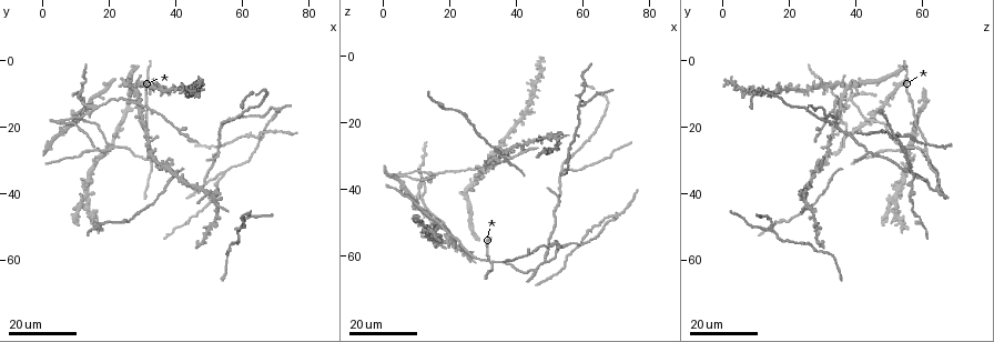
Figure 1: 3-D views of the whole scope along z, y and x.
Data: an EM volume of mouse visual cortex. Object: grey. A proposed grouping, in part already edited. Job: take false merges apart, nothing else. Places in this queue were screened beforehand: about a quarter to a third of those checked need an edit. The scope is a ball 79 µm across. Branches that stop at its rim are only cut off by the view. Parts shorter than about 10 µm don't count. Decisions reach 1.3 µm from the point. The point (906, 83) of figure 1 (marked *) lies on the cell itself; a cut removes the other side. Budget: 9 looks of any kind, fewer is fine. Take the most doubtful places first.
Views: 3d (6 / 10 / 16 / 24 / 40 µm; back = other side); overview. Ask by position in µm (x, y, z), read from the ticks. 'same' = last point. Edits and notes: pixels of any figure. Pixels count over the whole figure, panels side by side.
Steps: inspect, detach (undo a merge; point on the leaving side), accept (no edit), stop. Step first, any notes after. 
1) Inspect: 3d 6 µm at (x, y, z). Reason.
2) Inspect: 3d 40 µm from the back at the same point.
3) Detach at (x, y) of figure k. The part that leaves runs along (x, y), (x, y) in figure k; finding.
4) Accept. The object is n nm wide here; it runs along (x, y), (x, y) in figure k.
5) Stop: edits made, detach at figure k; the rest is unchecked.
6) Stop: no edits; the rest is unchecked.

Inspect: 3d 16 µm at (32, 30, 62). Four arms meet.

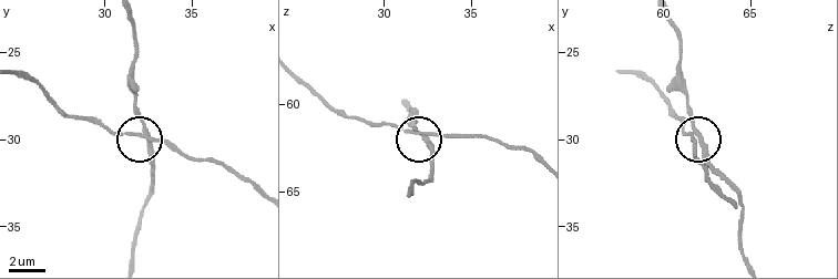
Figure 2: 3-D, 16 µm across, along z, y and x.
Inspect: 3d 6 µm at (32.2, 29.6, 61.7).

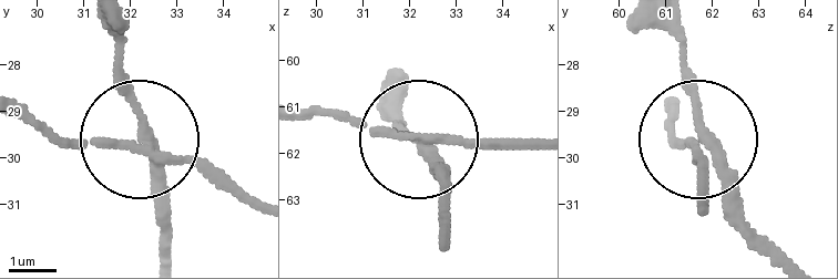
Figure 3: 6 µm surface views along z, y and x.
Accept. It runs along (112, 19), (140, 134), (255, 197) in figure 3; continuous, no second cell.

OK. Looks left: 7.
Inspect: 3d 16 µm at (50, 49, 28). Four-way junction.

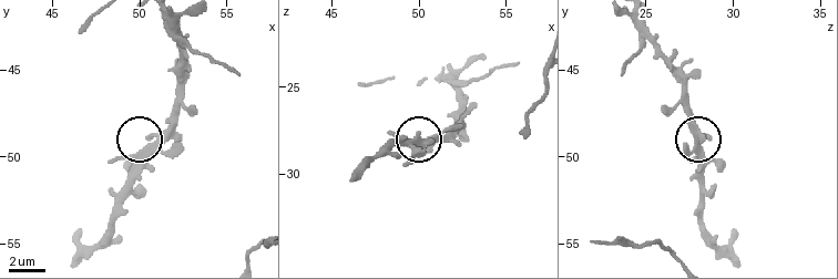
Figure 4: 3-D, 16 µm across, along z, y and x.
Inspect: 3d 10 µm at (51.1, 49.6, 28.0).

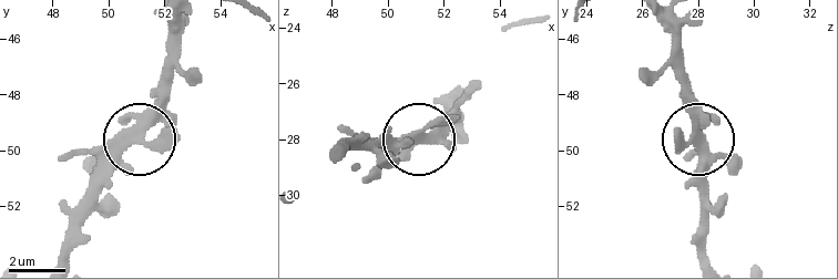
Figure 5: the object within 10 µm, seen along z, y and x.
Accept. The object is 320 nm wide here; continuous, no second cell.

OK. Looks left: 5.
Inspect: 3d 24 µm at (54, 34, 56). Three arms meet.

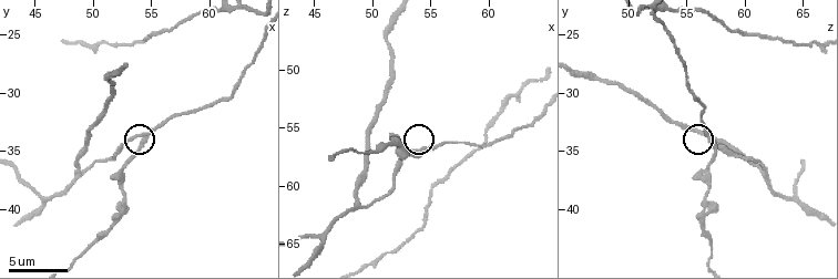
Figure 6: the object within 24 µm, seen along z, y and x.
Inspect: 3d 6 µm at (54.6, 33.8, 57.0). Closer look.

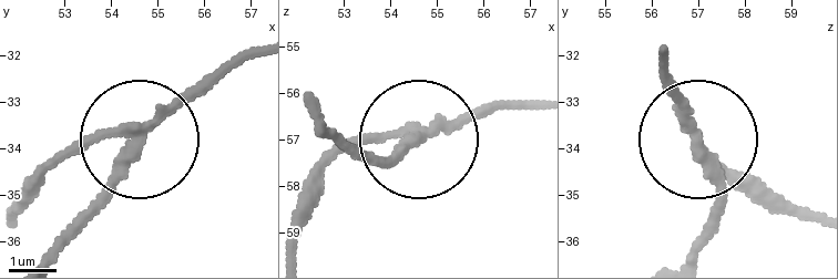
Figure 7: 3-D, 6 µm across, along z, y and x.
Detach at (115, 177) of figure 7. 3 arms meet here; the part that leaves runs along (150, 125), (118, 193), (62, 251) in figure 7; two cells meet here.

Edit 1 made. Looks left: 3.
Inspect: overview. Redraw.

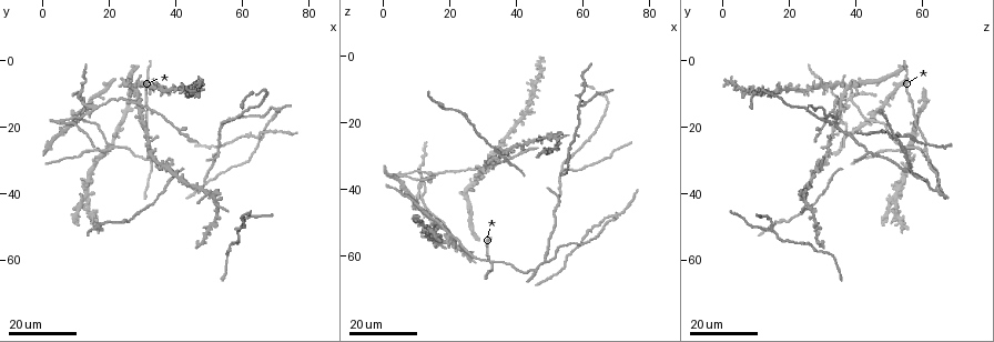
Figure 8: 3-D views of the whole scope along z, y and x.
Inspect: 3d 16 µm at (59, 51, 14). A fork.

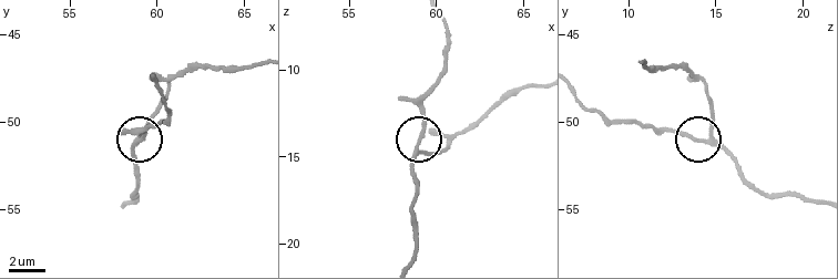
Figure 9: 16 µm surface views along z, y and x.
Inspect: 3d 6 µm at (59.0, 50.7, 14.6). Closer look.

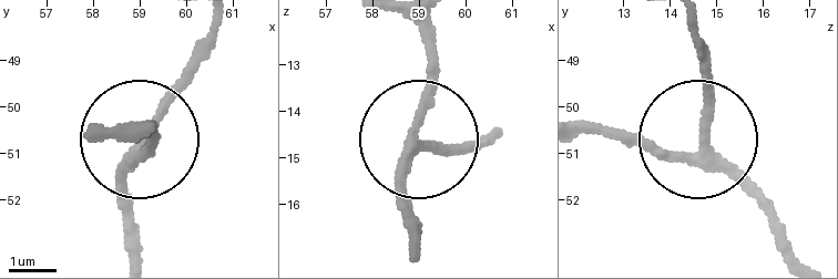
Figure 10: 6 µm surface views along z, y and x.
Accept. The side arm is 14 µm long; continuous, no second cell.

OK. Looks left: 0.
Stop: edits made, detach at figure 7; the rest is unchecked.

